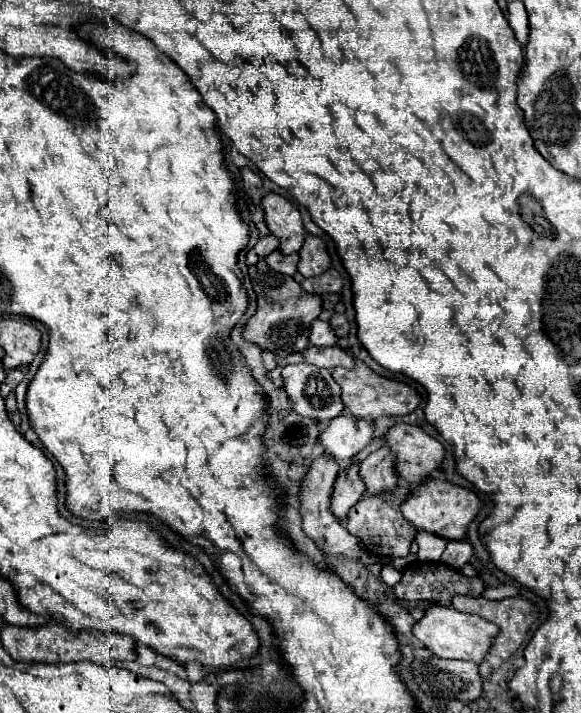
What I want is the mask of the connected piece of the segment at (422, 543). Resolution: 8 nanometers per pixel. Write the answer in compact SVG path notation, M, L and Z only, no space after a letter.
M418 530L414 540L420 546L418 560L424 560L424 562L438 562L442 552L444 552L444 548L446 548L446 544L448 544L446 538L430 534L430 532L424 532L424 530Z

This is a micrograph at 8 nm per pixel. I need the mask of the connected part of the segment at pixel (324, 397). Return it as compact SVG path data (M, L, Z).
M296 364L296 366L284 366L282 370L282 380L284 380L284 390L290 400L292 412L304 416L304 418L314 418L318 422L332 420L342 414L344 406L340 402L340 386L332 380L330 370L316 368L312 364Z

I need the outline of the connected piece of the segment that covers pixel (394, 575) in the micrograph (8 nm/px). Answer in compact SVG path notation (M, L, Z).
M382 566L380 570L380 578L386 586L394 586L398 580L400 580L400 570L392 568L392 566Z

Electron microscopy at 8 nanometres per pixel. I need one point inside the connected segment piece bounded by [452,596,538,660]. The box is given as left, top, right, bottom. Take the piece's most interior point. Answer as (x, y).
(514, 616)

